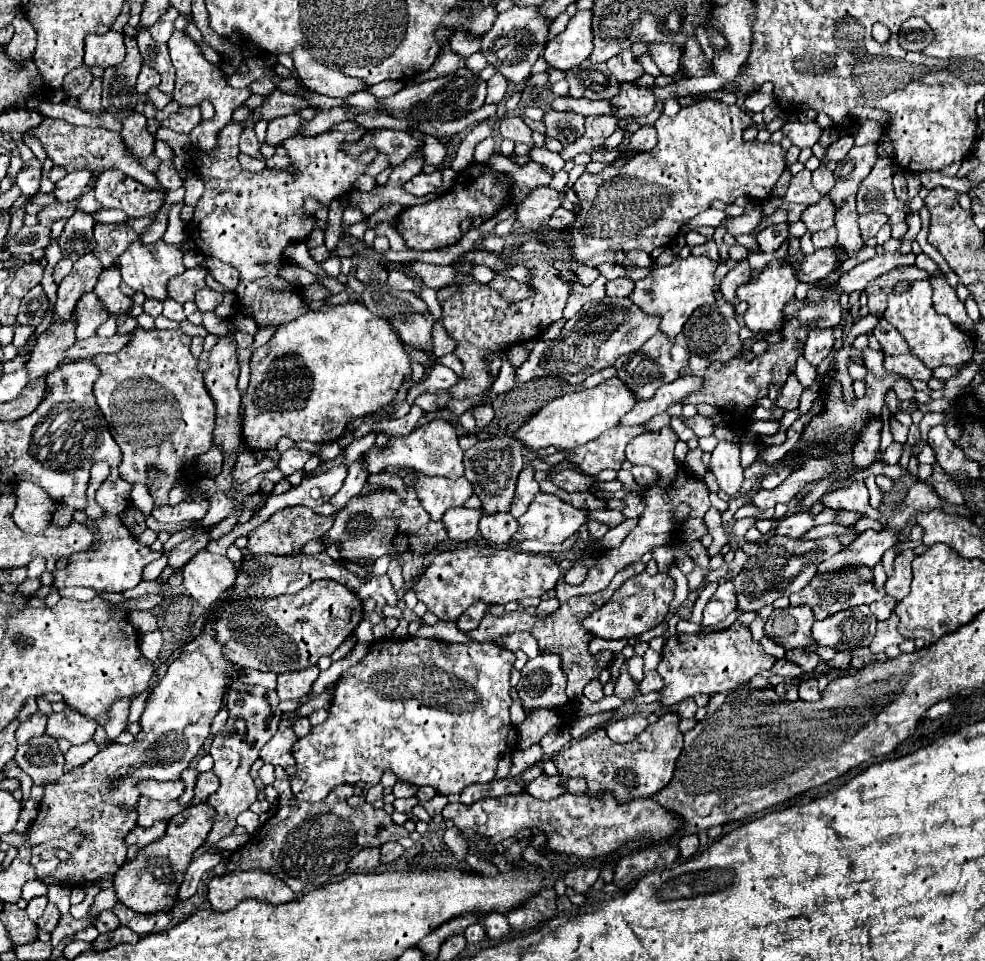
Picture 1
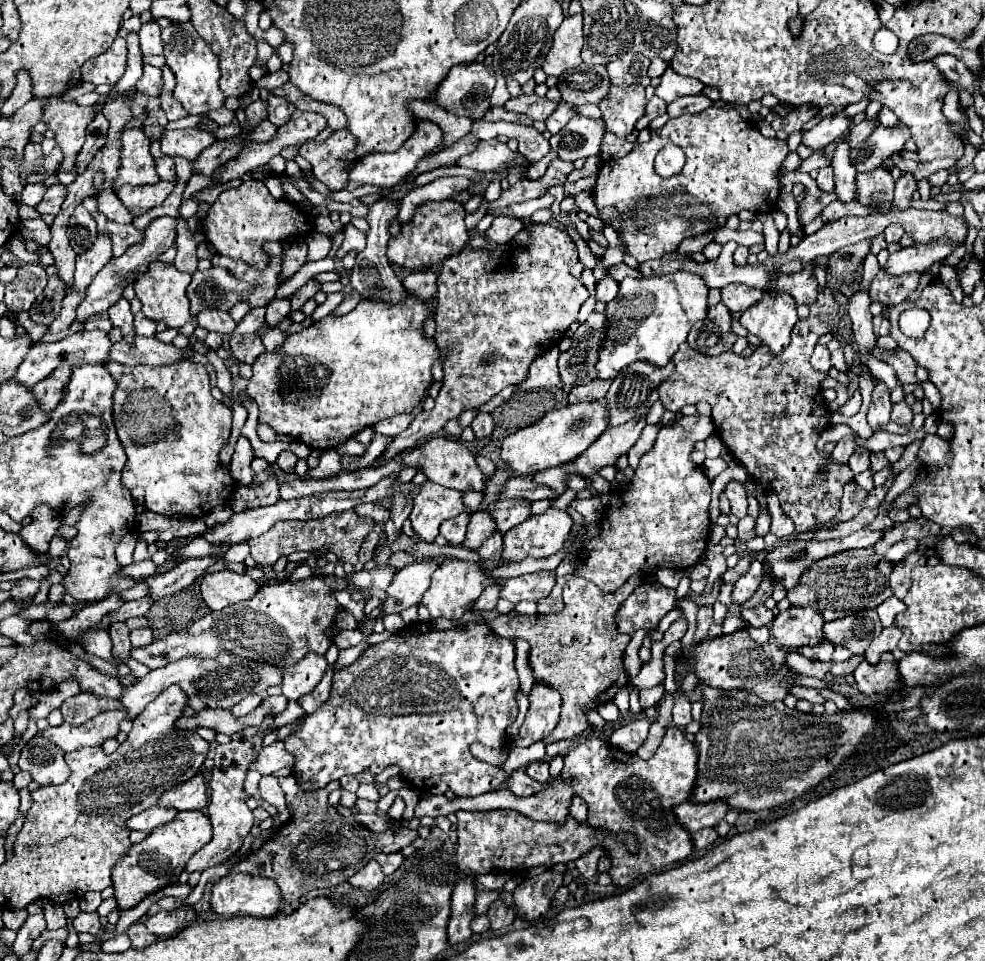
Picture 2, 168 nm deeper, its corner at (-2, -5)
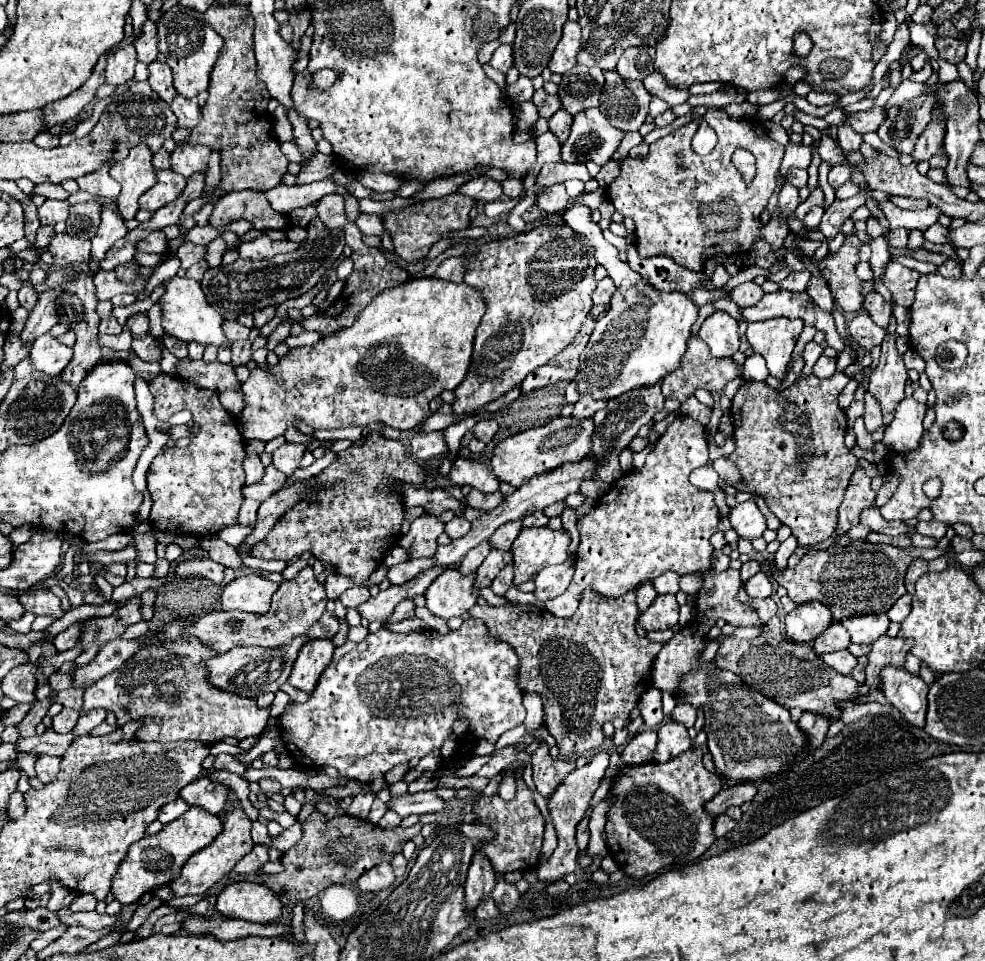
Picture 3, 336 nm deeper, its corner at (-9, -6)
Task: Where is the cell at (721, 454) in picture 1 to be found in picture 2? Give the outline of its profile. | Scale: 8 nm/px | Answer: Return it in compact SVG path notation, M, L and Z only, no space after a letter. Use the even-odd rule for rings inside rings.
M735 479L729 481L725 485L725 495L727 495L729 503L731 503L731 513L737 515L739 519L745 517L747 515L747 493L745 493L743 483L739 483Z

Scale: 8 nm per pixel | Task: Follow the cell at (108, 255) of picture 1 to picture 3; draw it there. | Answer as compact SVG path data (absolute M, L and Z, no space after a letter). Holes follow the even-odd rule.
M156 230L156 232L150 232L144 240L138 242L136 246L140 252L164 252L168 248L168 240L166 240L166 234L162 230Z

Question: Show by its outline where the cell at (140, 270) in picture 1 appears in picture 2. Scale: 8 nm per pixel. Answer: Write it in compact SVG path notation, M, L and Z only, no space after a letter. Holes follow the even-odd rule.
M159 259L151 261L149 269L145 273L139 273L133 283L135 295L143 303L143 309L141 309L143 315L153 321L165 321L167 327L177 327L177 329L183 327L191 319L189 299L185 297L185 289L189 281L191 281L191 275L181 273L173 263L163 263Z

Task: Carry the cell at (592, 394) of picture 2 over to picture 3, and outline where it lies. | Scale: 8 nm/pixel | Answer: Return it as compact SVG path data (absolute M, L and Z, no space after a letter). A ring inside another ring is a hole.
M584 394L584 398L578 400L578 404L574 406L572 416L574 418L592 418L596 410L600 410L600 406L604 406L604 402L596 402L594 398L588 398L588 394Z

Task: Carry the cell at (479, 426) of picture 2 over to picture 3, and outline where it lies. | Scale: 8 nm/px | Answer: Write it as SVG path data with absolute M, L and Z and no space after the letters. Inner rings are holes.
M480 420L480 422L476 422L476 426L472 428L472 434L474 434L474 438L476 438L476 440L490 442L490 440L494 438L496 430L498 430L496 420Z

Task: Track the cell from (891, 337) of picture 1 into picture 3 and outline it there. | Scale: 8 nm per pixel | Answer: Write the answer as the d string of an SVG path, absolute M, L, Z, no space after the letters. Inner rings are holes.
M868 292L866 300L864 300L864 310L868 312L868 316L882 328L888 328L890 322L890 314L892 314L892 306L890 302L886 302L878 292Z

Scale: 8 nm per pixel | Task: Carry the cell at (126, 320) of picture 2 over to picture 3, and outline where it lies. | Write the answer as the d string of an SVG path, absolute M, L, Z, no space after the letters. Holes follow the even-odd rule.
M136 314L128 320L128 326L132 330L132 350L136 352L136 356L142 358L144 362L160 362L162 348L158 340L150 334L148 316Z

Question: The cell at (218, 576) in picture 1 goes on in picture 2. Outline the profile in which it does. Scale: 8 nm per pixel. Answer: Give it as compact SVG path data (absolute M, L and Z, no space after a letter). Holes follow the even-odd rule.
M221 569L221 571L207 573L201 579L199 589L201 589L201 597L203 597L205 605L211 611L217 611L217 609L233 605L237 601L245 601L245 599L253 597L253 593L257 593L257 589L259 589L259 583L253 581L249 575Z

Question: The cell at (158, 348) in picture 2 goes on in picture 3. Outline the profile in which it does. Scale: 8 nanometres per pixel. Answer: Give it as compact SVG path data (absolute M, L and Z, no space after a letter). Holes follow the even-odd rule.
M184 358L180 360L180 376L198 386L198 388L208 388L214 392L224 392L224 390L240 390L242 384L230 364L204 364L204 360L190 360Z

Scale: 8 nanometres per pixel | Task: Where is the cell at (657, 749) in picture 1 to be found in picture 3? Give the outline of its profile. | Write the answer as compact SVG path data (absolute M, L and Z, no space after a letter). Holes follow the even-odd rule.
M700 748L686 750L664 764L626 766L620 776L612 778L612 786L618 792L618 802L608 814L606 842L610 856L628 876L644 878L664 866L690 864L716 840L714 818L704 810L704 804L722 790L722 782L704 768Z

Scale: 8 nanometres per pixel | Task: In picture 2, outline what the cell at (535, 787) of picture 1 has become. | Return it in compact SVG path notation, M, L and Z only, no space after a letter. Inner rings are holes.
M513 771L507 779L507 787L517 793L517 797L525 797L525 795L535 795L535 793L541 793L543 789L547 789L551 783L551 779L547 783L539 783L539 781L533 781L525 771Z

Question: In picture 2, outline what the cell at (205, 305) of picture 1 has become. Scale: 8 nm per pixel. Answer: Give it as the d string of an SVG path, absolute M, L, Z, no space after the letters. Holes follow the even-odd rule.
M207 309L207 311L201 311L201 313L197 313L197 321L207 331L215 331L215 333L221 333L221 335L231 333L235 329L235 321L223 309Z

